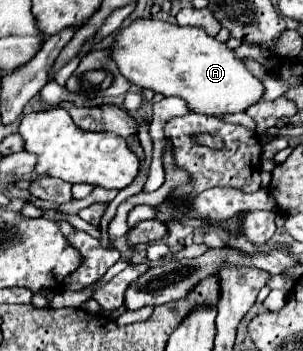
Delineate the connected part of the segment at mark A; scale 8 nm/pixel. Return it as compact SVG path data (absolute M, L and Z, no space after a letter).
M135 19L135 21L131 21L131 25L115 31L113 41L115 43L109 45L111 59L117 63L121 75L127 81L131 81L133 85L139 85L139 87L153 89L155 93L163 93L167 97L177 95L177 97L185 99L187 105L195 113L219 117L223 113L245 111L249 105L257 103L263 93L261 81L249 73L249 69L243 65L243 61L239 57L235 57L235 53L225 43L219 43L215 37L209 37L199 27L181 27L181 25L157 21L157 19Z

